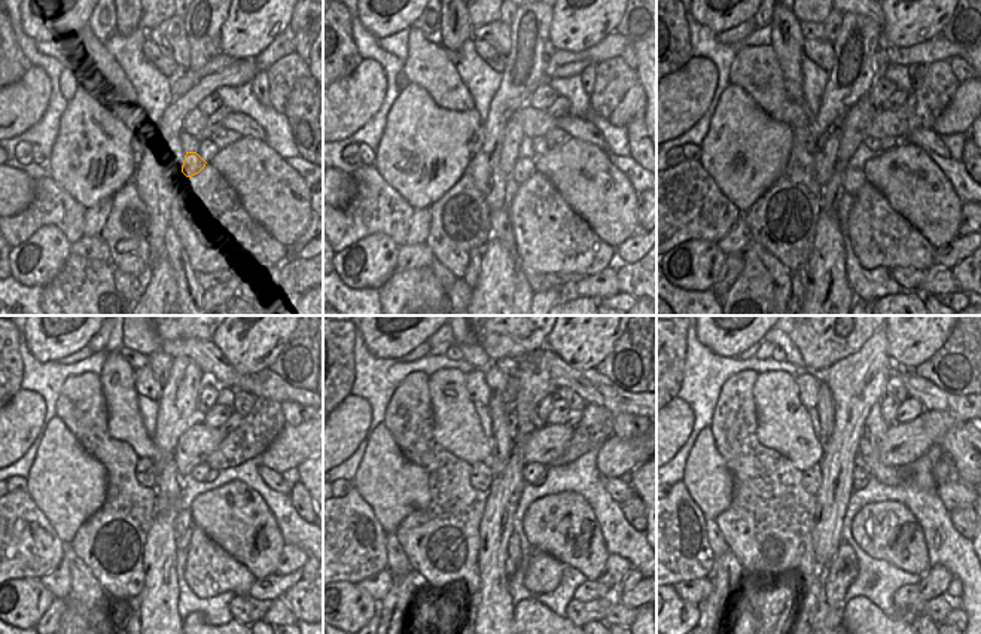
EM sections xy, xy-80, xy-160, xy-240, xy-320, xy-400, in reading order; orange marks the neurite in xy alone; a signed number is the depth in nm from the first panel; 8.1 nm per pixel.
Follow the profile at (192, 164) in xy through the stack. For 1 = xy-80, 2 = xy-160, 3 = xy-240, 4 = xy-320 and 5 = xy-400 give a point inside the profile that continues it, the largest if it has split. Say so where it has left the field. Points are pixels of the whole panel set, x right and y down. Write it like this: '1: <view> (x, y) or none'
1: xy-80 (524, 167)
2: xy-160 (853, 180)
3: xy-240 (183, 520)
4: xy-320 (514, 551)
5: xy-400 (841, 572)

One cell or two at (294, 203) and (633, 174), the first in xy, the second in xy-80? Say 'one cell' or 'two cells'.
two cells

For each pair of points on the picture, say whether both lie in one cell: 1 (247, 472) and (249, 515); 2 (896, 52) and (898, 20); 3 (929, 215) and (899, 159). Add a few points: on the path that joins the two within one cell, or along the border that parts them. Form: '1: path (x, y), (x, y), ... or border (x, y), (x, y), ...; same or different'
1: border (213, 488), (243, 481), (270, 511); different
2: border (931, 37), (913, 45), (890, 45), (887, 48); different
3: path (928, 201), (905, 173); same

